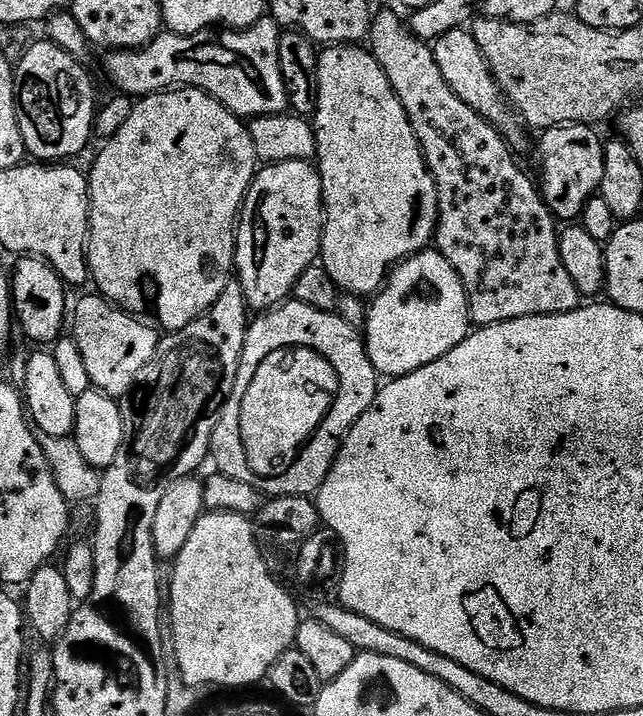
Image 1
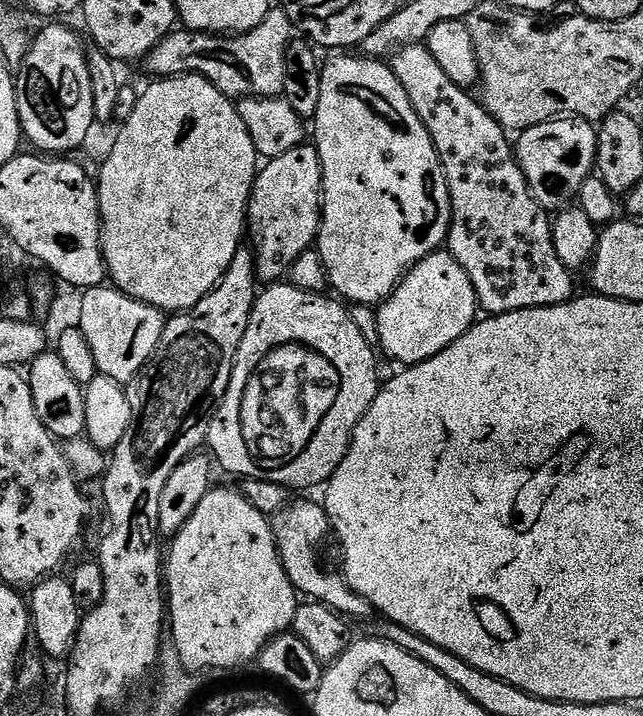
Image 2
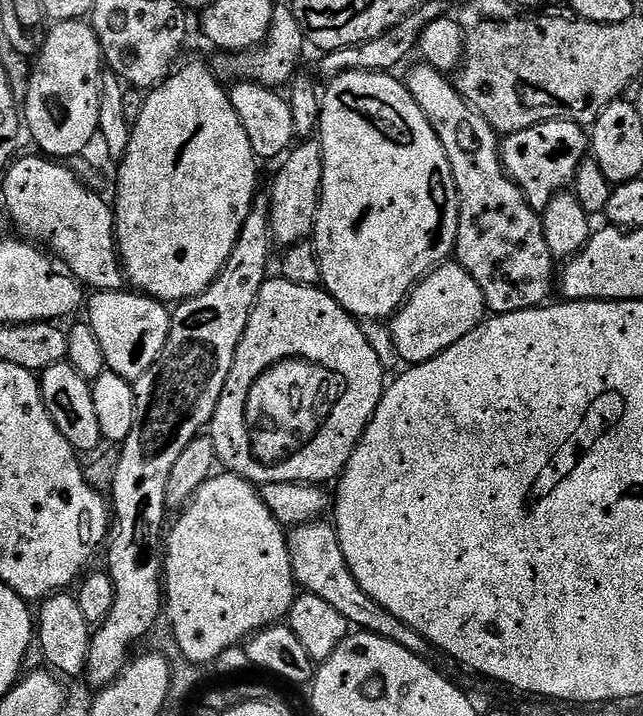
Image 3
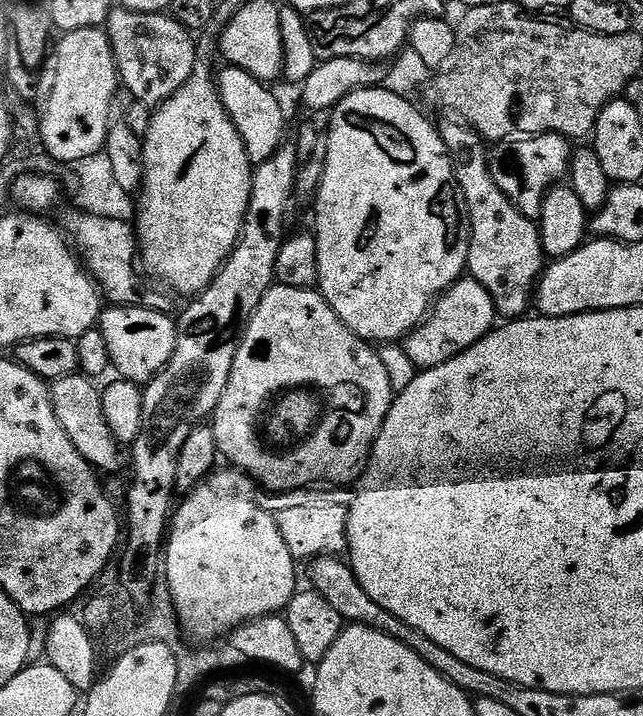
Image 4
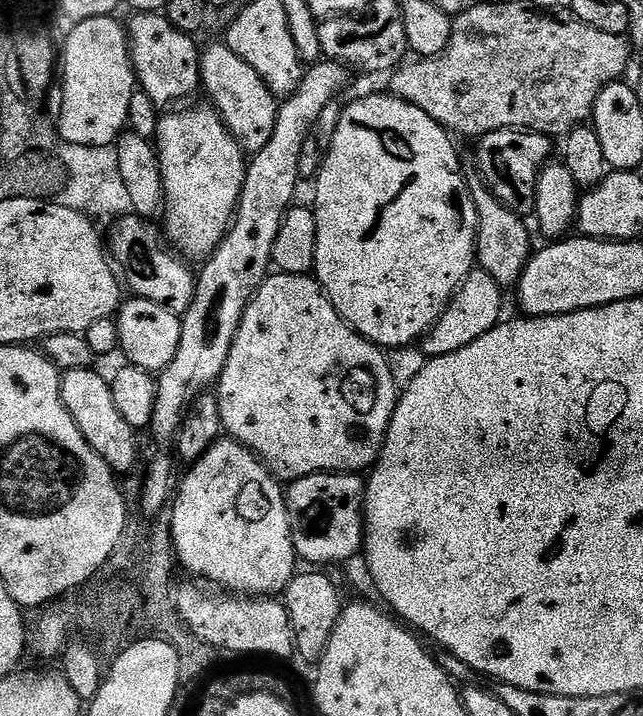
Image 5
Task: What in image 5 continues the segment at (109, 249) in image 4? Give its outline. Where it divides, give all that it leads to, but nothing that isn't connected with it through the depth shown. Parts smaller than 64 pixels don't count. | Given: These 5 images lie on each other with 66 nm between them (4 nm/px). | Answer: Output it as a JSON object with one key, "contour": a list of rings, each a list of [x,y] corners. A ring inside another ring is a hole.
{"contour":[[[135,214],[117,219],[111,225],[112,237],[109,235],[106,240],[110,259],[122,277],[123,287],[127,291],[129,288],[133,297],[158,302],[158,306],[166,306],[166,310],[183,317],[196,297],[198,276],[188,269],[189,261],[169,247],[161,229],[152,223],[151,219]]]}

